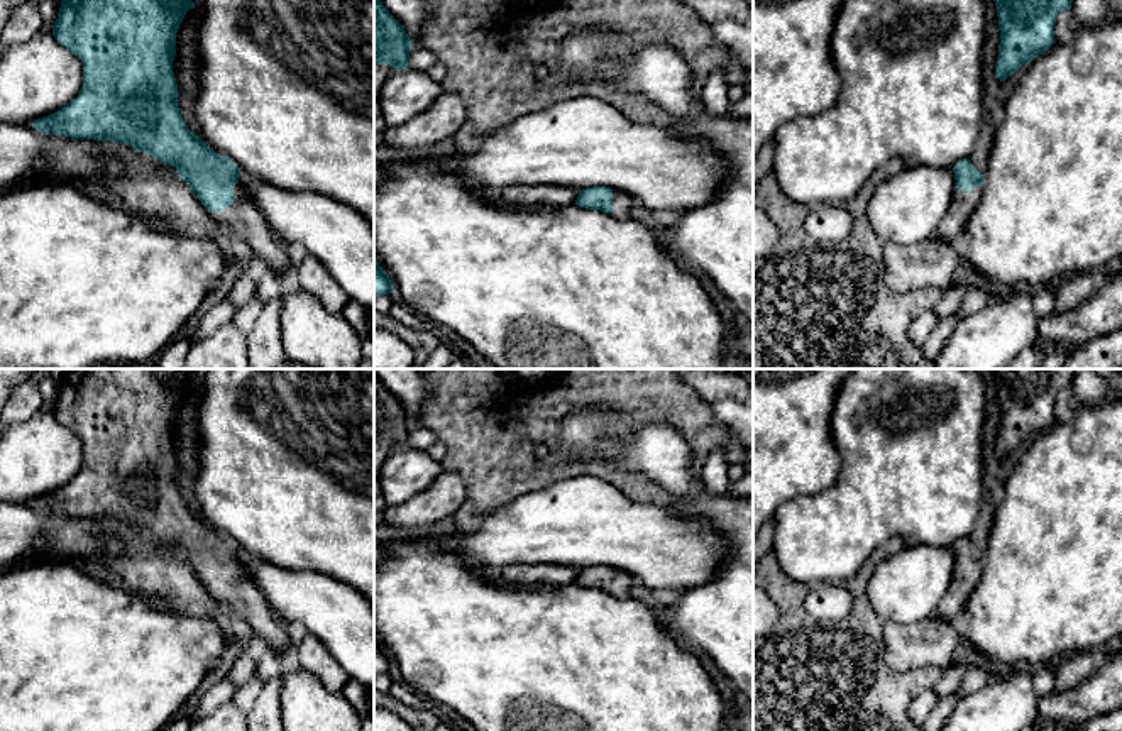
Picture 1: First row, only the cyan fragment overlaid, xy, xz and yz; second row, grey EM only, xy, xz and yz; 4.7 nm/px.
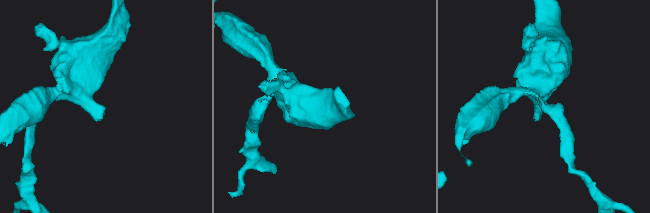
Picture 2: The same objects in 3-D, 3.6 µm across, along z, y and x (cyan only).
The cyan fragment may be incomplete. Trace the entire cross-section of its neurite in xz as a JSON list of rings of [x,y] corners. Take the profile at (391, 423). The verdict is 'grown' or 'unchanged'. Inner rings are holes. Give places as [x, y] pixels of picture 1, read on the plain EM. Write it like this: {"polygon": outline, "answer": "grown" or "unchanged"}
{"polygon": [[[374,372],[374,443],[408,448],[411,420],[404,406],[389,393]]], "answer": "unchanged"}

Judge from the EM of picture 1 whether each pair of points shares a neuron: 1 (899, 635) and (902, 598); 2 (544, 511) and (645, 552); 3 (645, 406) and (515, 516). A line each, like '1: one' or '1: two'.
1: two
2: one
3: two

